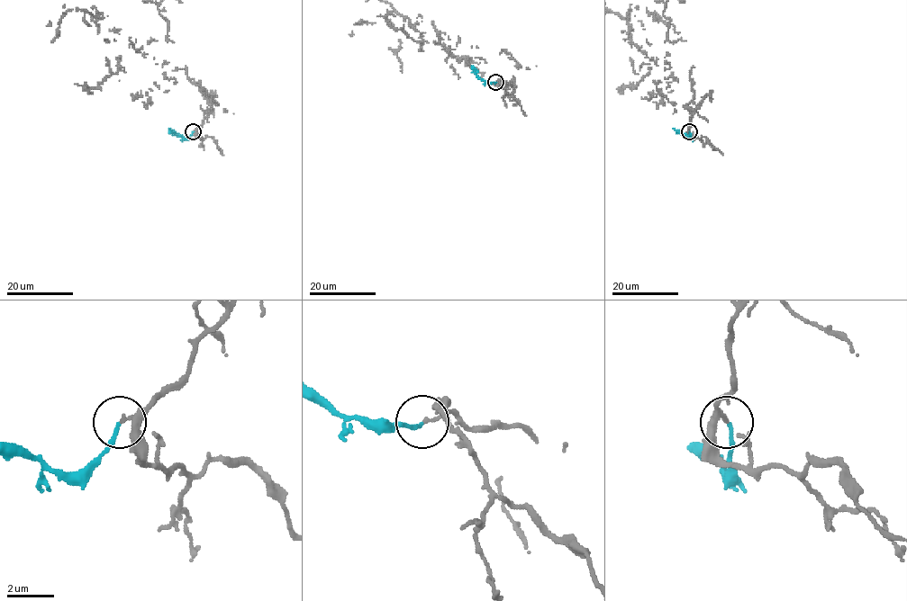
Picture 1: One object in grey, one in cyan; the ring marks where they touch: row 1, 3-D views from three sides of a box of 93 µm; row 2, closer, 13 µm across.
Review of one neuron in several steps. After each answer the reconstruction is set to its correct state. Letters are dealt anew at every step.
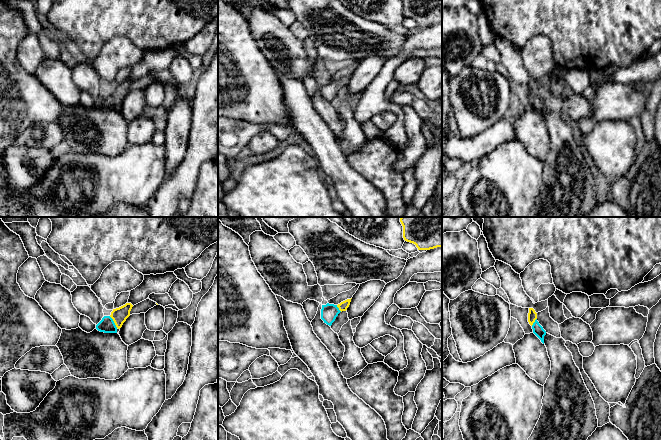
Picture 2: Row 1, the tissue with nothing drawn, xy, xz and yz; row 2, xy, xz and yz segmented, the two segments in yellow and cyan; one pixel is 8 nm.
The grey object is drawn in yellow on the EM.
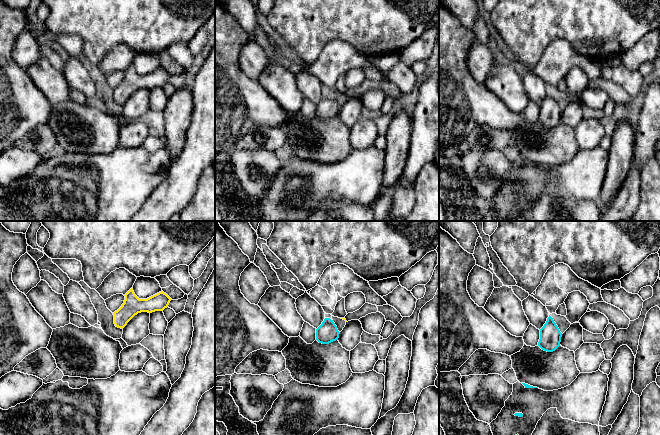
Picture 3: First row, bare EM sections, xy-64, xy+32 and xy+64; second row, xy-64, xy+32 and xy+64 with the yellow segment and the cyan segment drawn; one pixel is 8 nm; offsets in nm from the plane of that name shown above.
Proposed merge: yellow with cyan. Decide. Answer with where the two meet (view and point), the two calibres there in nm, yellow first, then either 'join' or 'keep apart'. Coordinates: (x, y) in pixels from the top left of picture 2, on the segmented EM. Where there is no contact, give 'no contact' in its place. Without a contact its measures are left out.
contact xy (114, 322); calibres 130 and 120 nm; join

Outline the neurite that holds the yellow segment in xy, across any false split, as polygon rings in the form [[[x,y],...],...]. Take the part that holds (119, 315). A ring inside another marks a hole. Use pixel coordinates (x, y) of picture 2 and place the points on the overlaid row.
[[[126,303],[125,305],[113,309],[110,316],[104,316],[96,325],[96,329],[104,333],[117,333],[126,319],[130,316],[130,311],[133,305]]]

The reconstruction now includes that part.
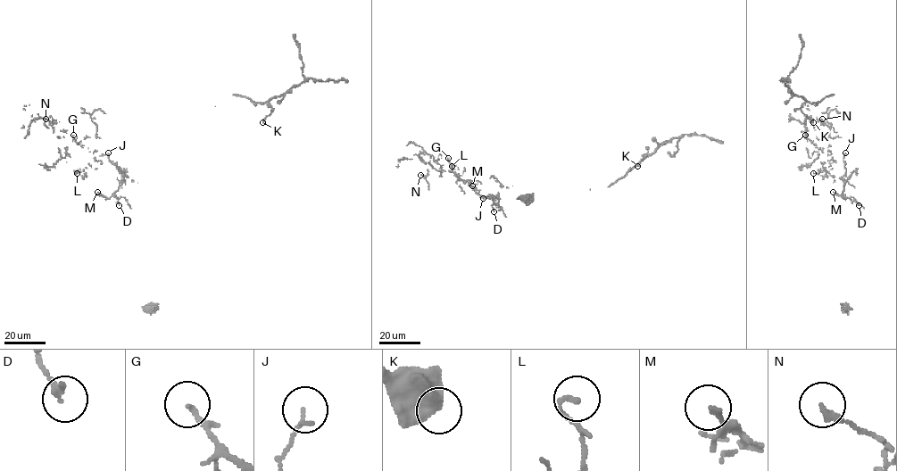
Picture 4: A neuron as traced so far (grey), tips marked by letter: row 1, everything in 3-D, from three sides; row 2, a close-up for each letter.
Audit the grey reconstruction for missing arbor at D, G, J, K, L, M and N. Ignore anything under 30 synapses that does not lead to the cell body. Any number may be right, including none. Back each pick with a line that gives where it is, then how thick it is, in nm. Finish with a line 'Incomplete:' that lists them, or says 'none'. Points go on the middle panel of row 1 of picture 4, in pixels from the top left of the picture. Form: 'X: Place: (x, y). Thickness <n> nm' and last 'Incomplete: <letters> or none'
Incomplete: none

